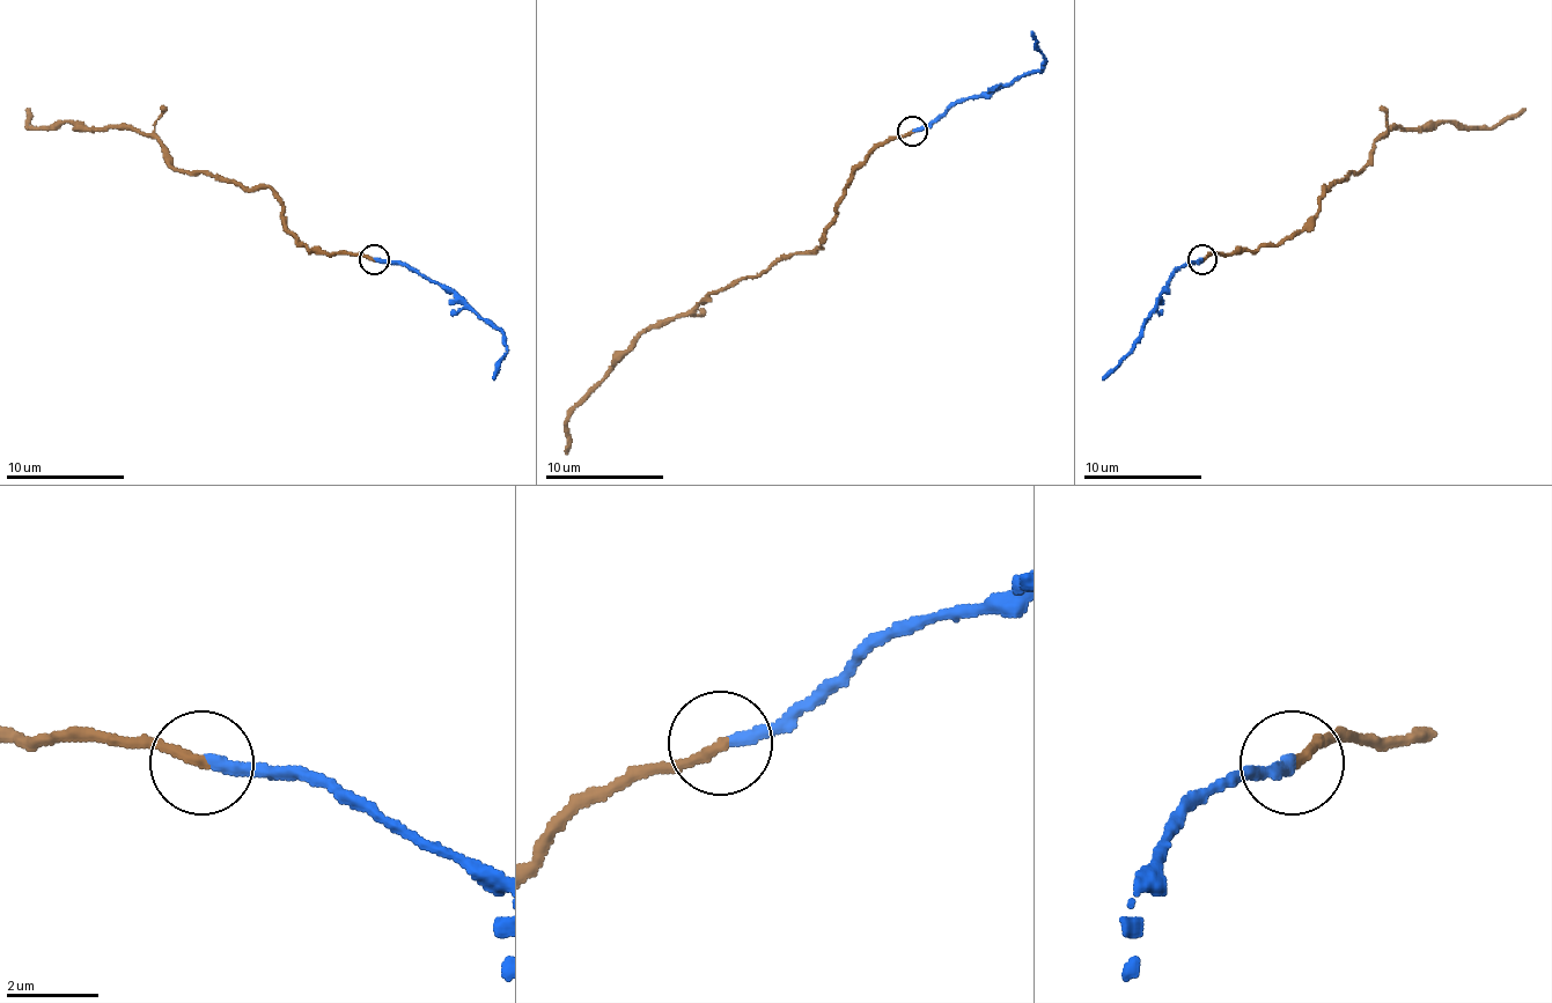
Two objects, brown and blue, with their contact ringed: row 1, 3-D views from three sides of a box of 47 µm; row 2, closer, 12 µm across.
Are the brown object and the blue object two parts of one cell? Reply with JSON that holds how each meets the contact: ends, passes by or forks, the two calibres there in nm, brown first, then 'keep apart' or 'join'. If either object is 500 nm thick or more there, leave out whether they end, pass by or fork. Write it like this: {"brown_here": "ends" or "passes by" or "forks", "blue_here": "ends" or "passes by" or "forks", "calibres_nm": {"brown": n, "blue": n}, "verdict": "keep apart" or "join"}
{"brown_here": "ends", "blue_here": "ends", "calibres_nm": {"brown": 240, "blue": 280}, "verdict": "join"}

